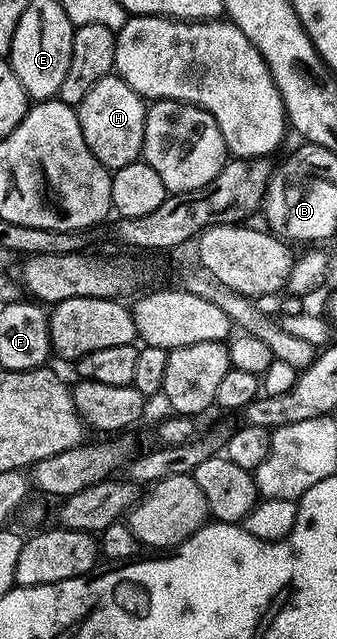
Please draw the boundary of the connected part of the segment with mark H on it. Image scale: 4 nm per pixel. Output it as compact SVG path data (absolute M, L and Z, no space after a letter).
M109 75L98 79L90 91L86 91L78 106L82 135L86 139L86 147L94 156L106 149L112 149L112 171L121 169L137 160L144 148L144 114L145 98L127 85L118 75Z

